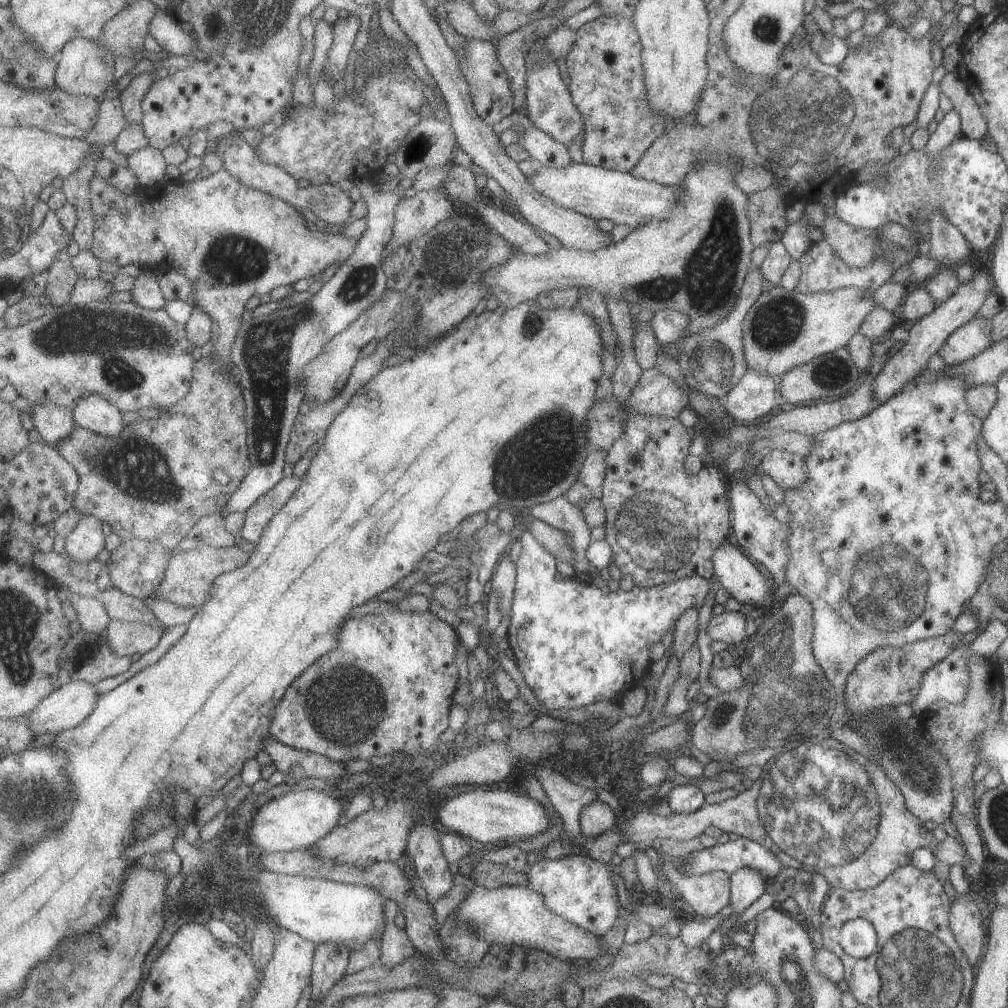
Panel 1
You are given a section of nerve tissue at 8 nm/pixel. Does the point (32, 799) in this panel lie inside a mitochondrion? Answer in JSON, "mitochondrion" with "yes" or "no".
{"mitochondrion":"yes"}

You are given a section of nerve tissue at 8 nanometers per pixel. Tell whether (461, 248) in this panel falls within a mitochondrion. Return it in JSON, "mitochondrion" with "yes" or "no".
{"mitochondrion":"yes"}

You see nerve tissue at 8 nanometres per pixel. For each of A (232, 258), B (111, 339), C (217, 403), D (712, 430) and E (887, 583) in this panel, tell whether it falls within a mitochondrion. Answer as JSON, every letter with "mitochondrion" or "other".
{"A":"mitochondrion","B":"mitochondrion","C":"other","D":"other","E":"mitochondrion"}

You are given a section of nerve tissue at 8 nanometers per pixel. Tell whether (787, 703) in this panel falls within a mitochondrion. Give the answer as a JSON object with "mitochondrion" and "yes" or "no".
{"mitochondrion":"yes"}

